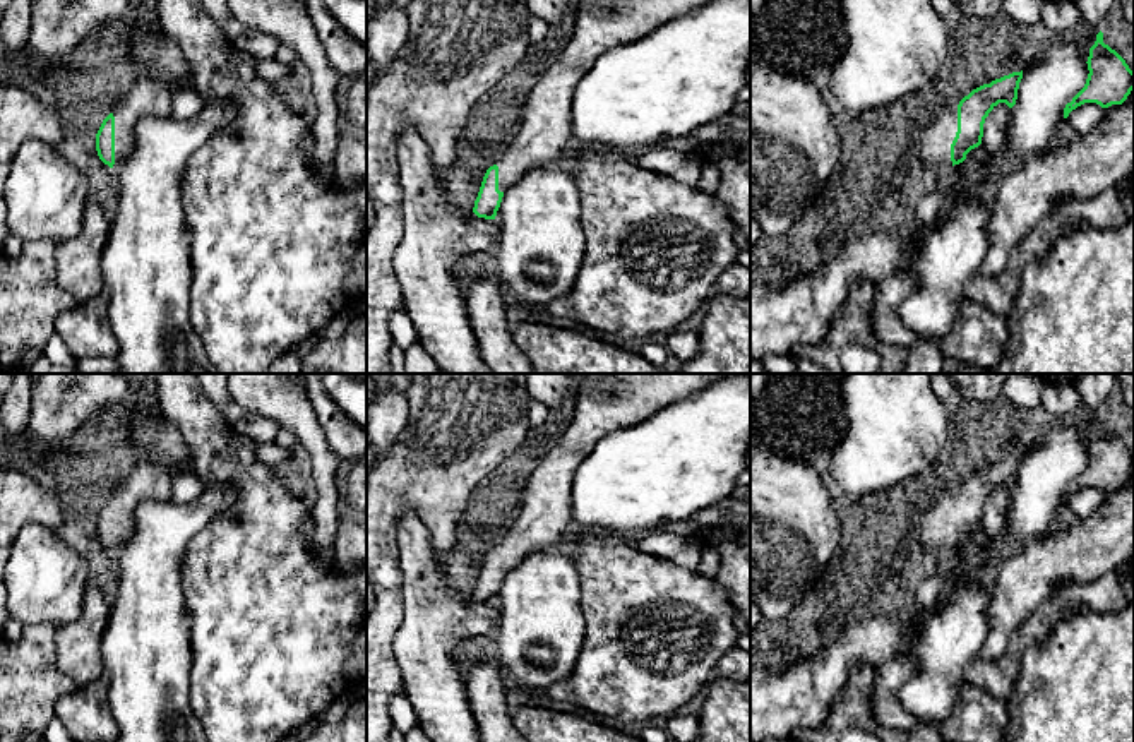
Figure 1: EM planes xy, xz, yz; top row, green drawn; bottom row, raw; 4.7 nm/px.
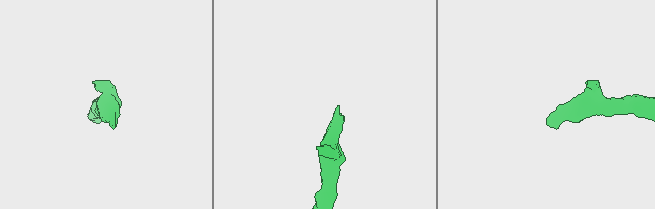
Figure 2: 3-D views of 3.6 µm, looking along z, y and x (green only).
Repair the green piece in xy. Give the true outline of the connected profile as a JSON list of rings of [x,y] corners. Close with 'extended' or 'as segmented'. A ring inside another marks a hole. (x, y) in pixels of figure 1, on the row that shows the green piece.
[[[137,75],[96,134],[96,151],[104,165],[116,170],[128,158],[134,146],[134,127],[147,115],[159,118],[173,115],[171,87],[152,75]]] | extended

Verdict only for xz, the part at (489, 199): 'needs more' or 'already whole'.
needs more

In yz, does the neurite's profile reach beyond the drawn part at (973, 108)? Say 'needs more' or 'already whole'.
needs more

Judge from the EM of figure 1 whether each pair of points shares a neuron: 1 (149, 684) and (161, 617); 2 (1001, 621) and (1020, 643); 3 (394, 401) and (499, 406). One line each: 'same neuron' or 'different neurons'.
1: same neuron
2: different neurons
3: different neurons

